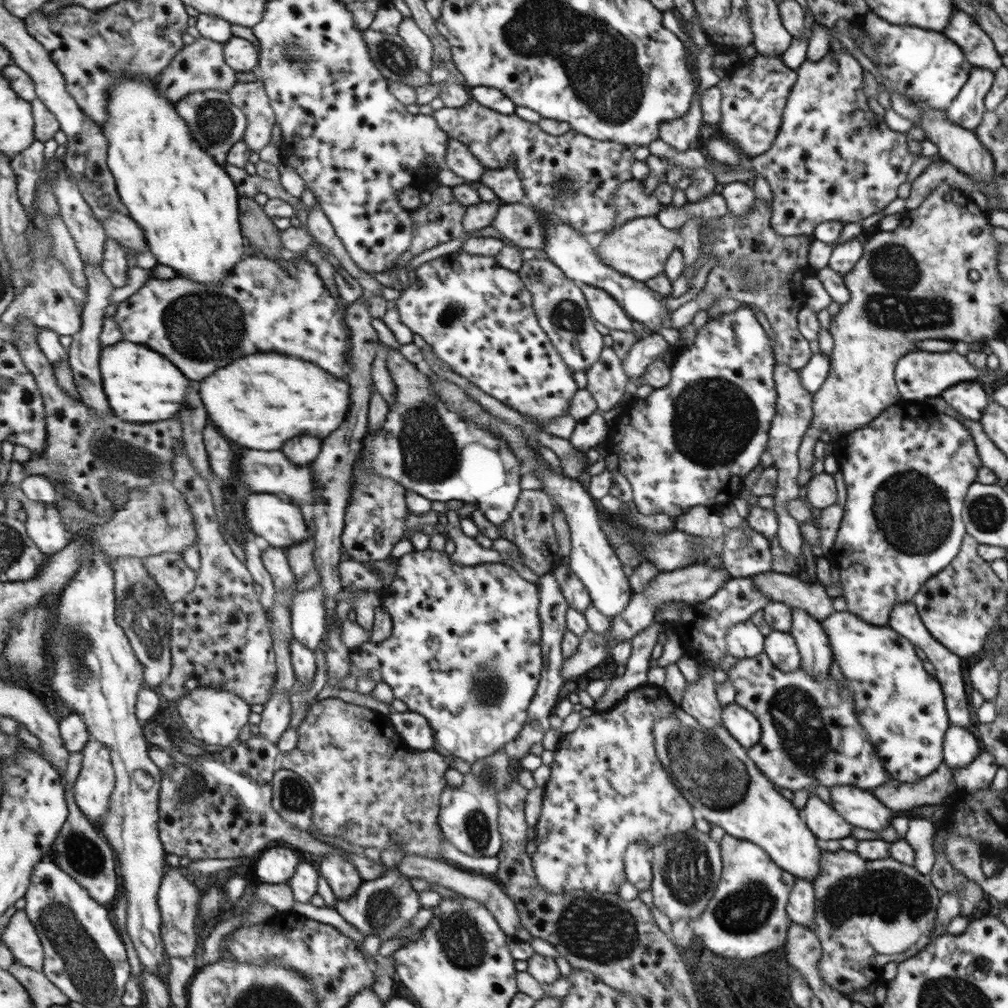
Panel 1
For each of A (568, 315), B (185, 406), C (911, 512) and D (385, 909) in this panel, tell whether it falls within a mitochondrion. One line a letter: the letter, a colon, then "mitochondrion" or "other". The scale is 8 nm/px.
A: mitochondrion
B: other
C: mitochondrion
D: mitochondrion

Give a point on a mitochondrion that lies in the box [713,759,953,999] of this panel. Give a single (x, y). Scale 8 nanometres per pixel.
(886, 895)

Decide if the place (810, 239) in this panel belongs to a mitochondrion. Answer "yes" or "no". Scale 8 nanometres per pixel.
no

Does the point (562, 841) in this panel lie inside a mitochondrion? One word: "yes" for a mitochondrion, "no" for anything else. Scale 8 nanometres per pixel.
no

